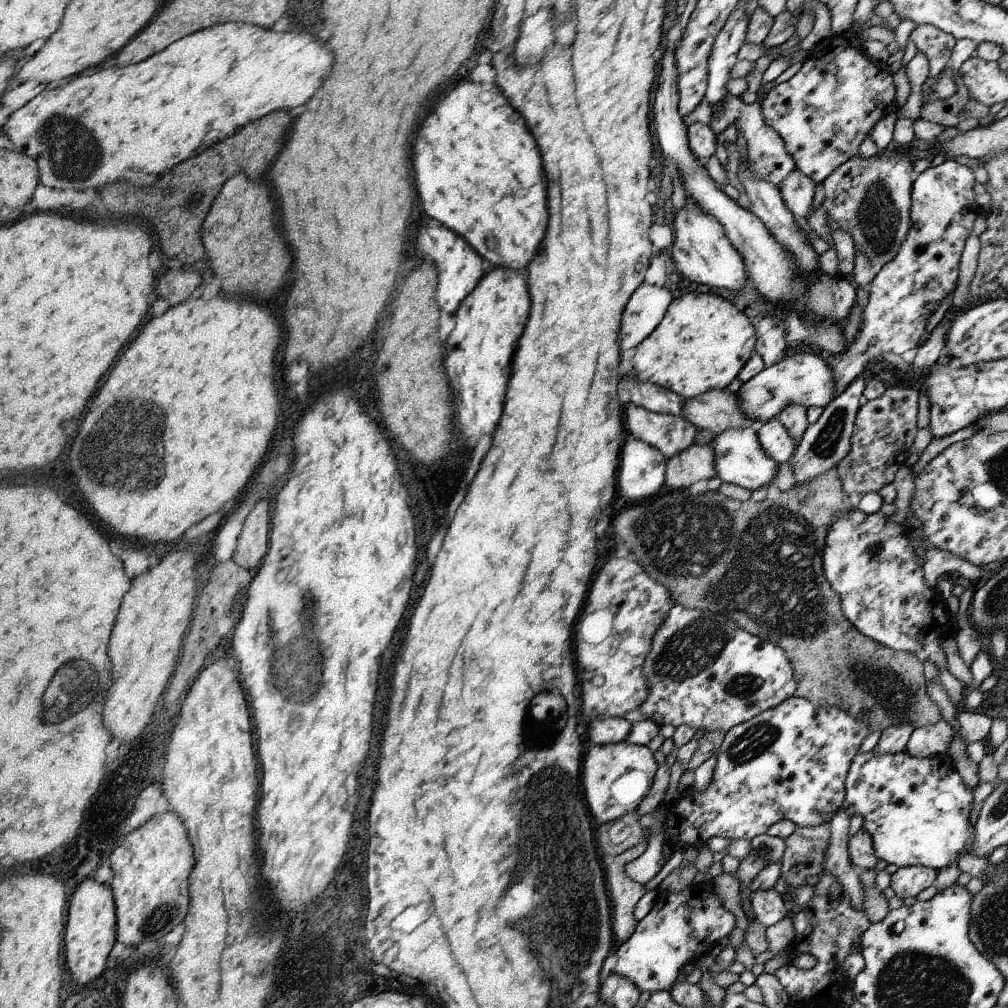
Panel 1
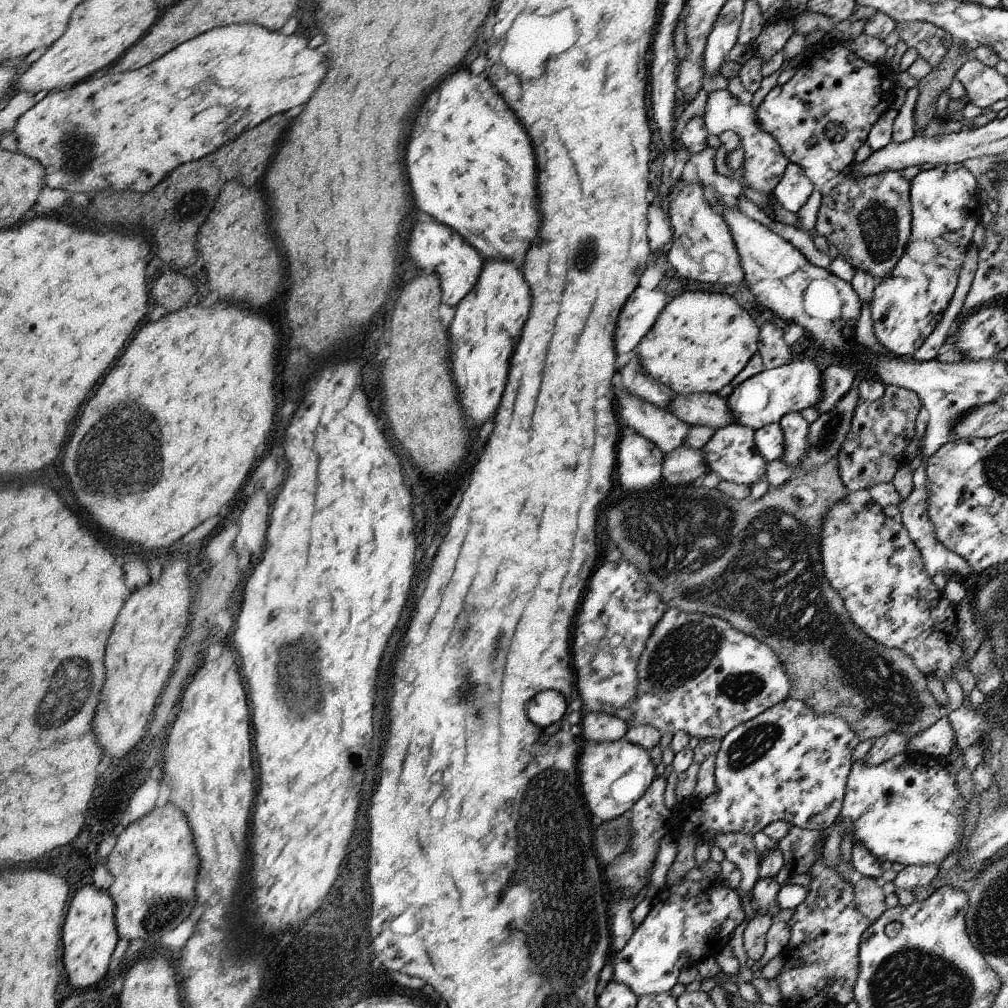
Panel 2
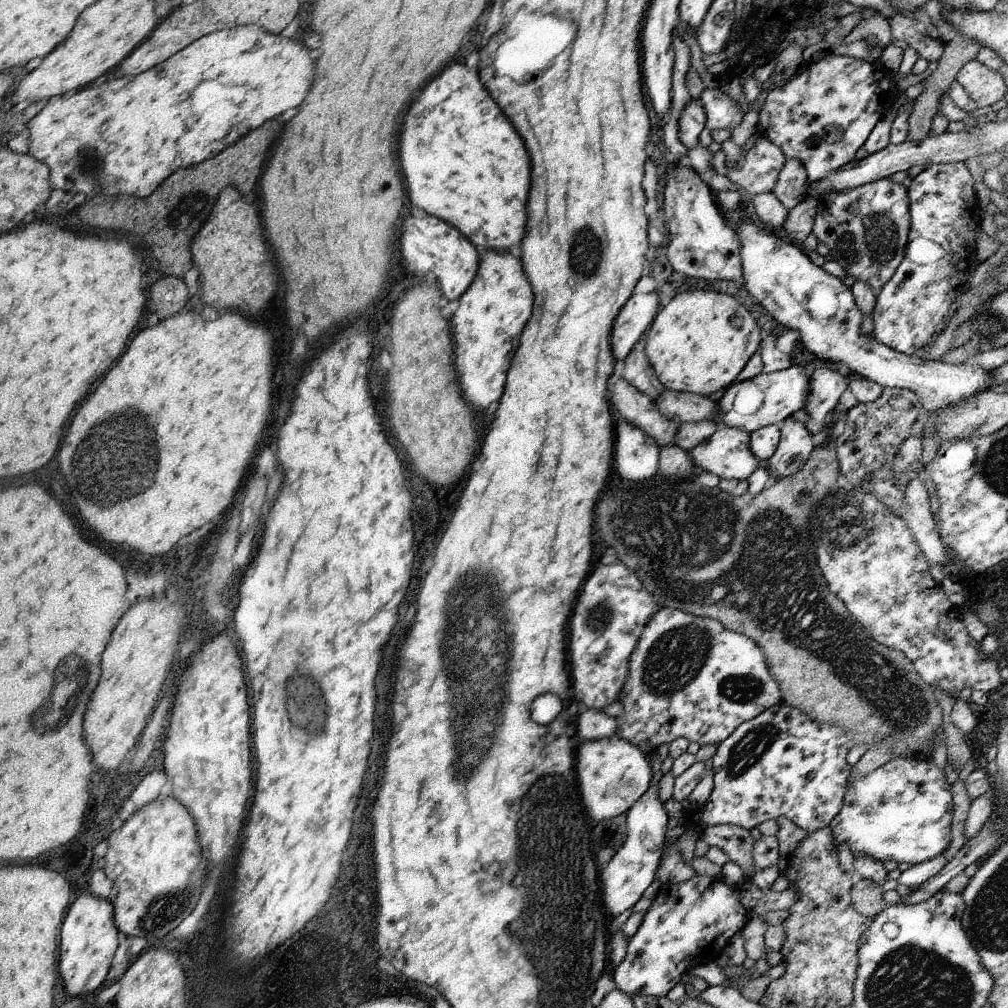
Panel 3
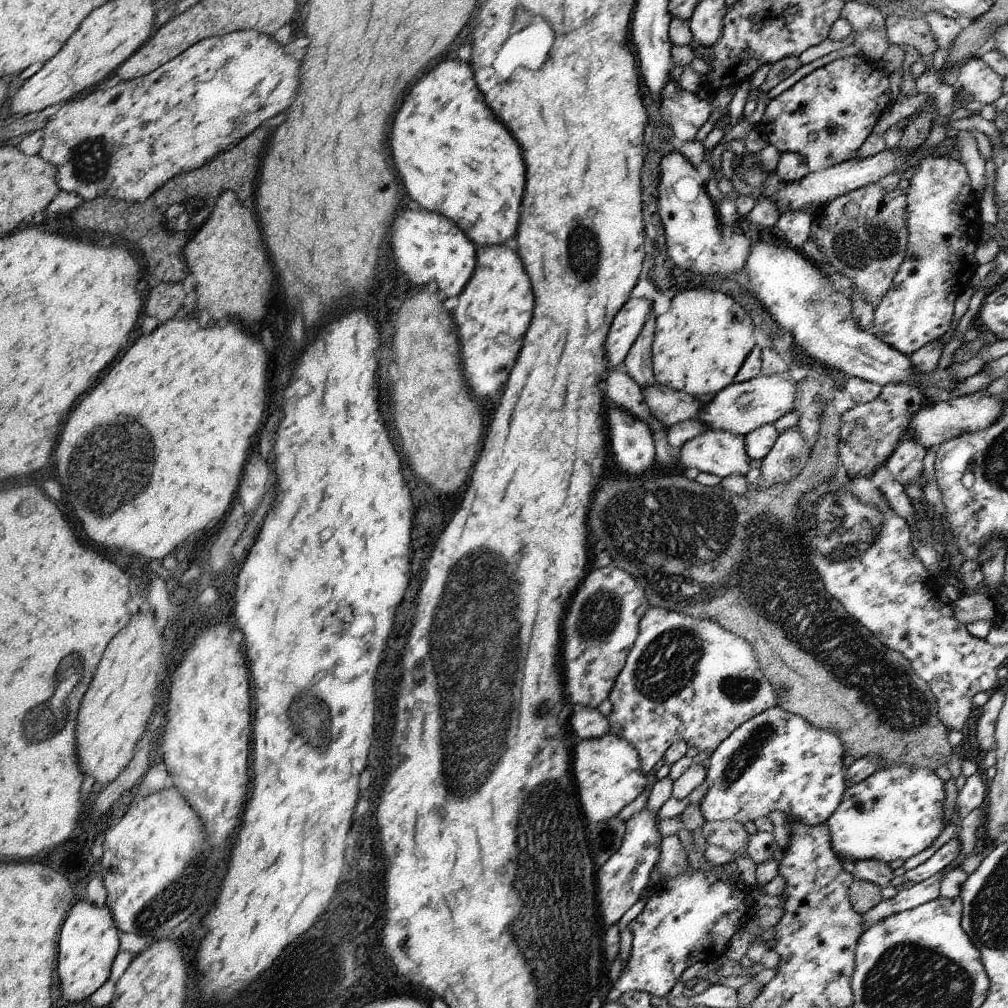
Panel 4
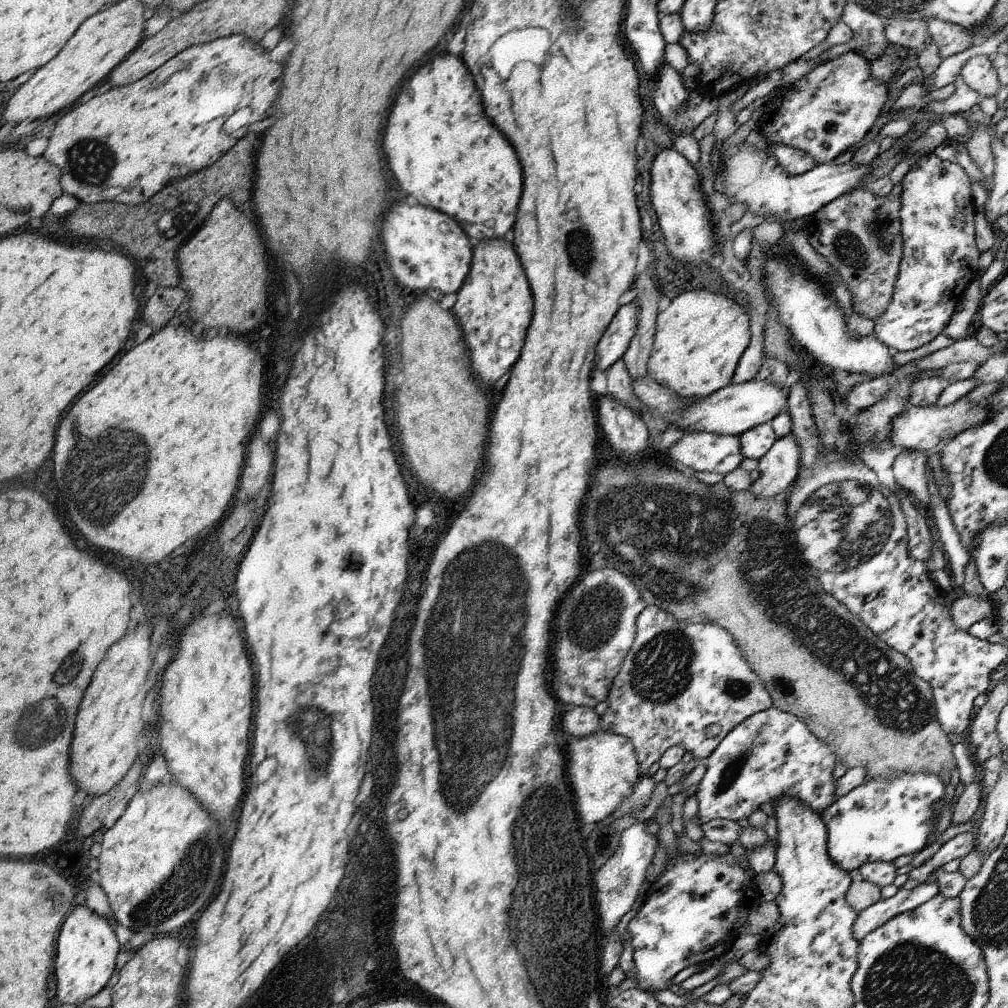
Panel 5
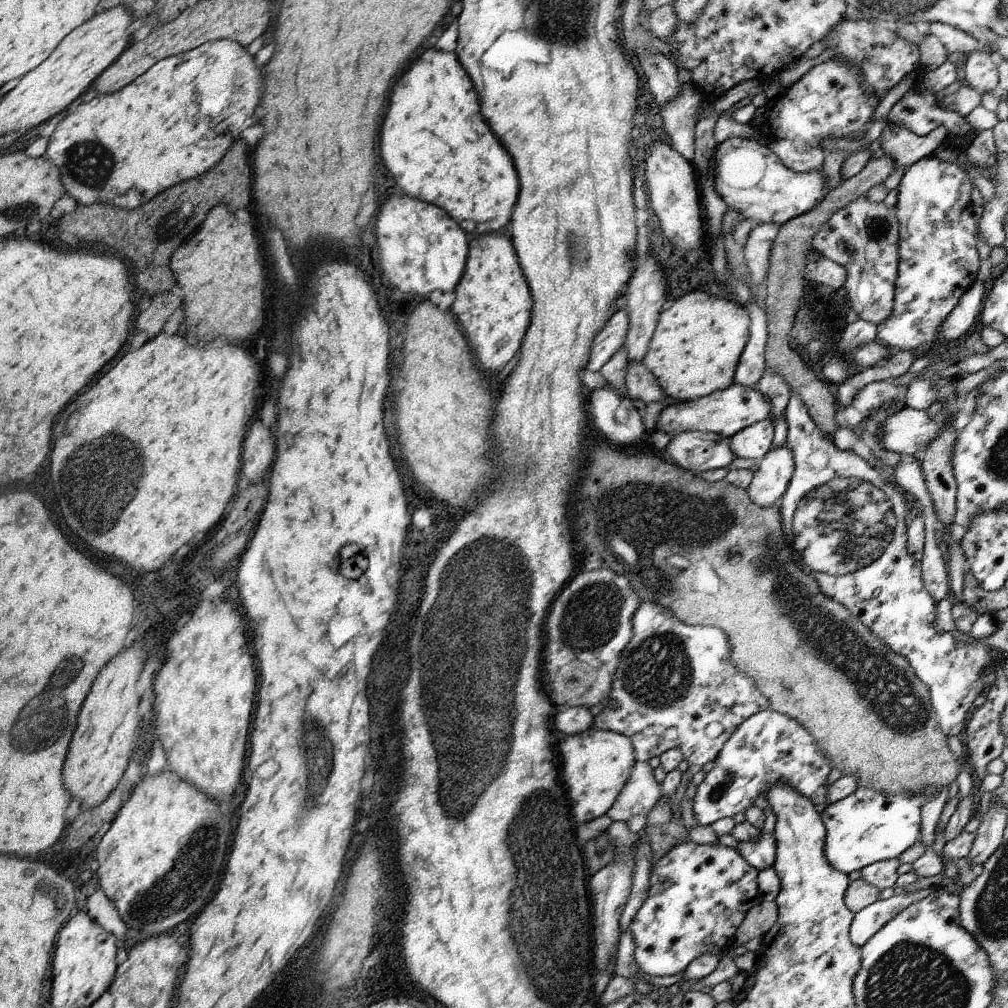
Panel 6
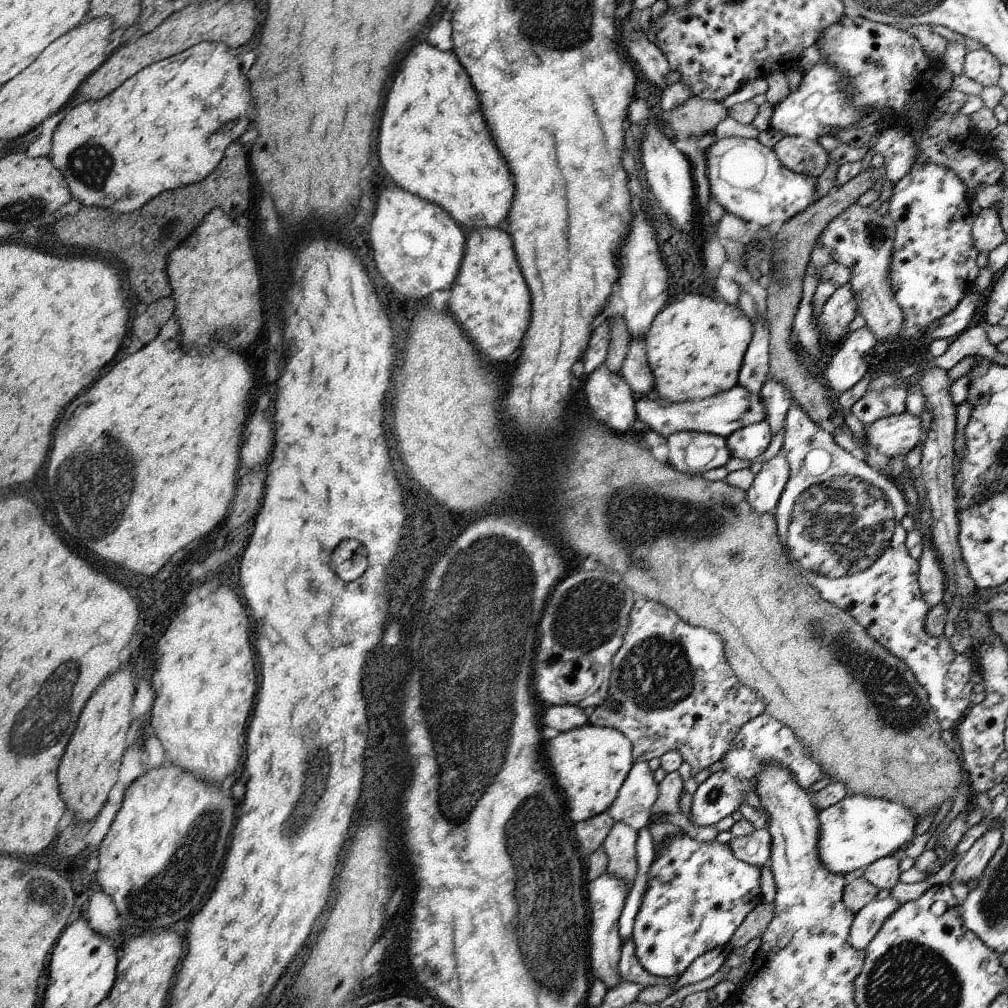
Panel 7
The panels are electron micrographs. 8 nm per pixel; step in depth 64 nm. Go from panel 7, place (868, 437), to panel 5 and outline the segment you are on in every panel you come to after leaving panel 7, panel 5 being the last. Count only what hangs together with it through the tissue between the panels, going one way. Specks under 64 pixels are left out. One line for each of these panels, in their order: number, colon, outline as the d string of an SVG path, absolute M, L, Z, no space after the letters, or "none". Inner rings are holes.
5: M961 398L955 404L945 406L945 408L937 408L937 406L915 408L915 406L909 406L893 418L889 442L893 446L901 446L903 450L917 450L921 454L929 454L929 452L935 452L937 448L941 448L943 444L947 444L949 440L953 440L959 432L963 432L967 428L975 428L975 426L983 424L985 420L989 420L989 406L981 406L981 404L971 406L967 402L967 398Z
6: M903 408L893 412L879 426L879 434L873 434L887 452L897 452L903 458L919 456L921 450L943 430L943 416L927 418L927 412Z

